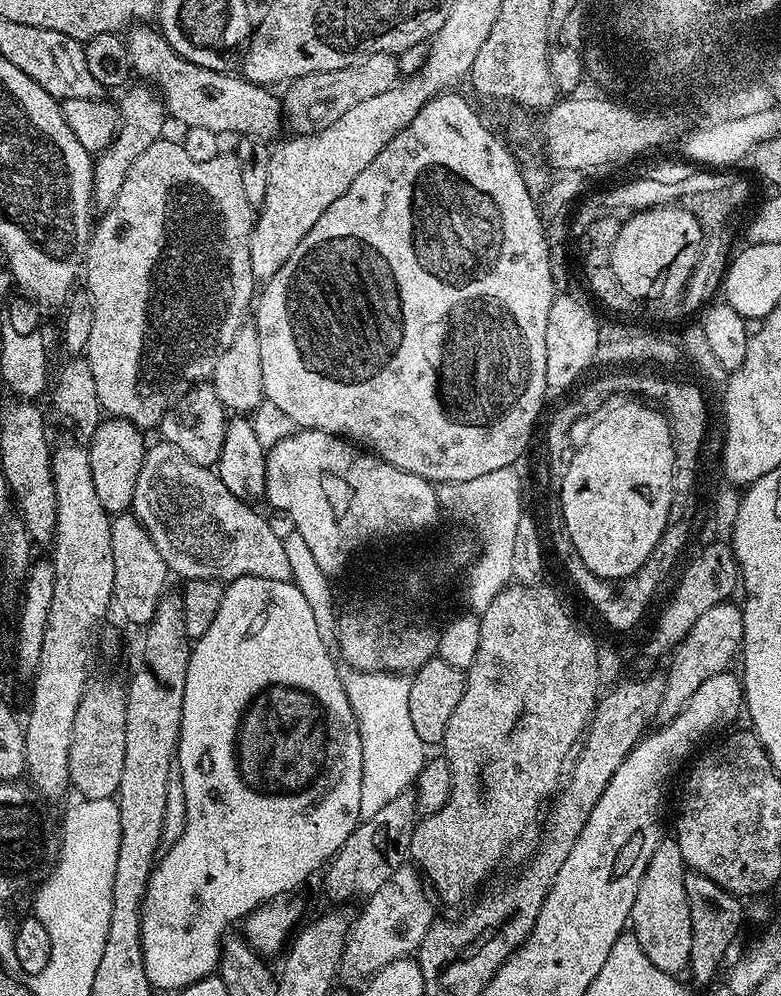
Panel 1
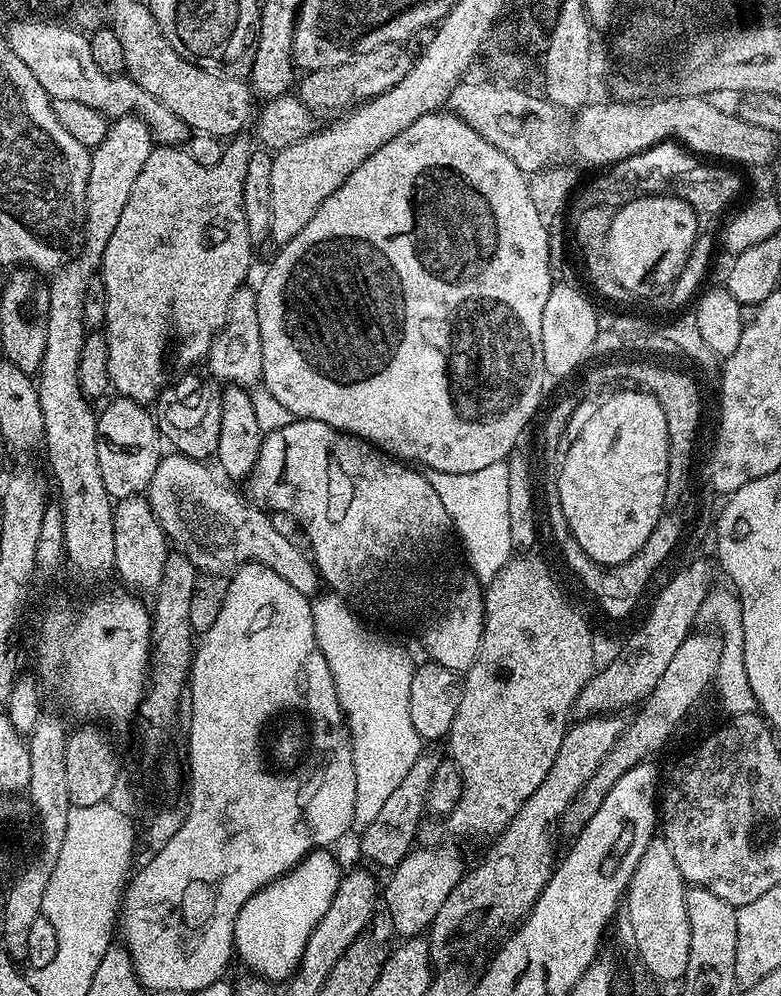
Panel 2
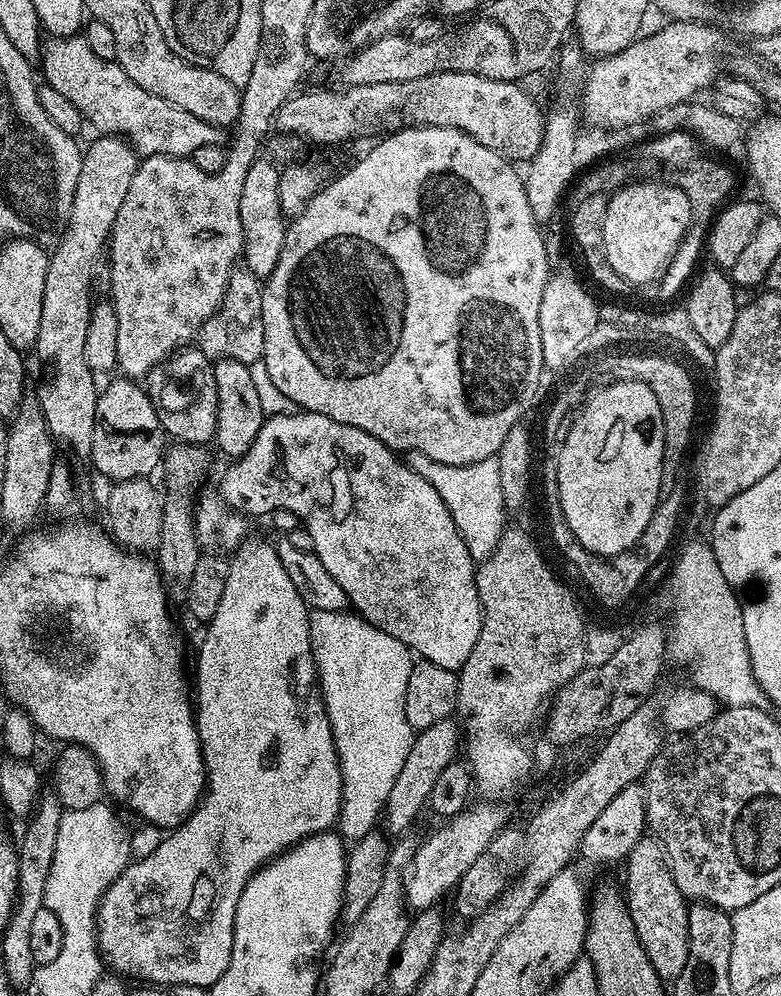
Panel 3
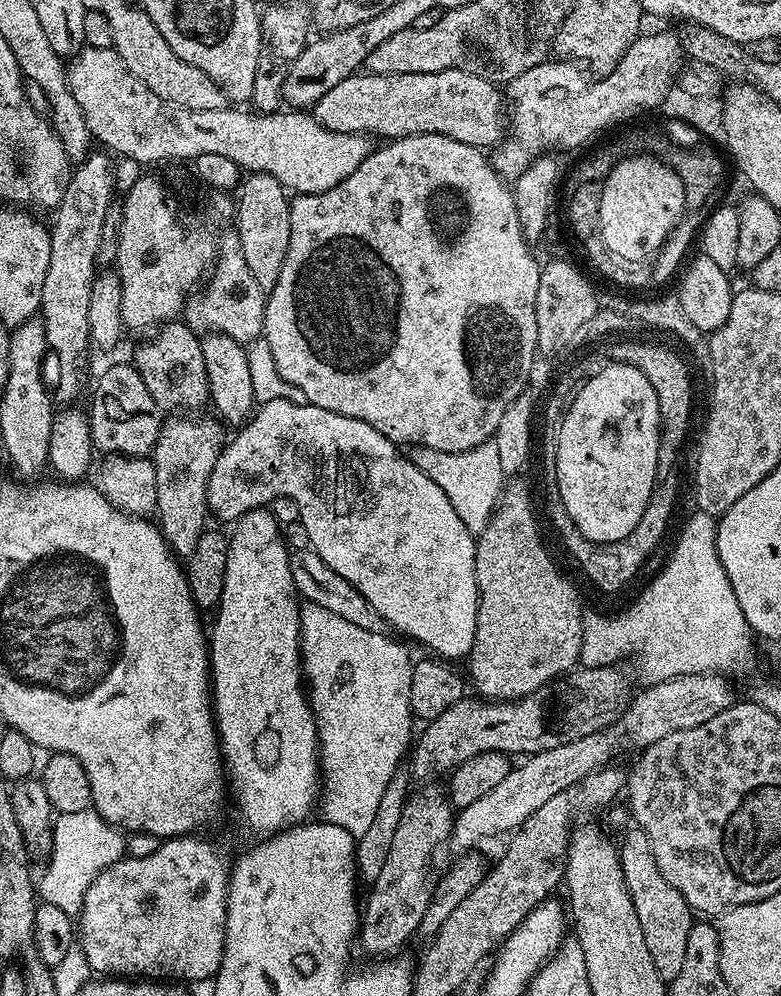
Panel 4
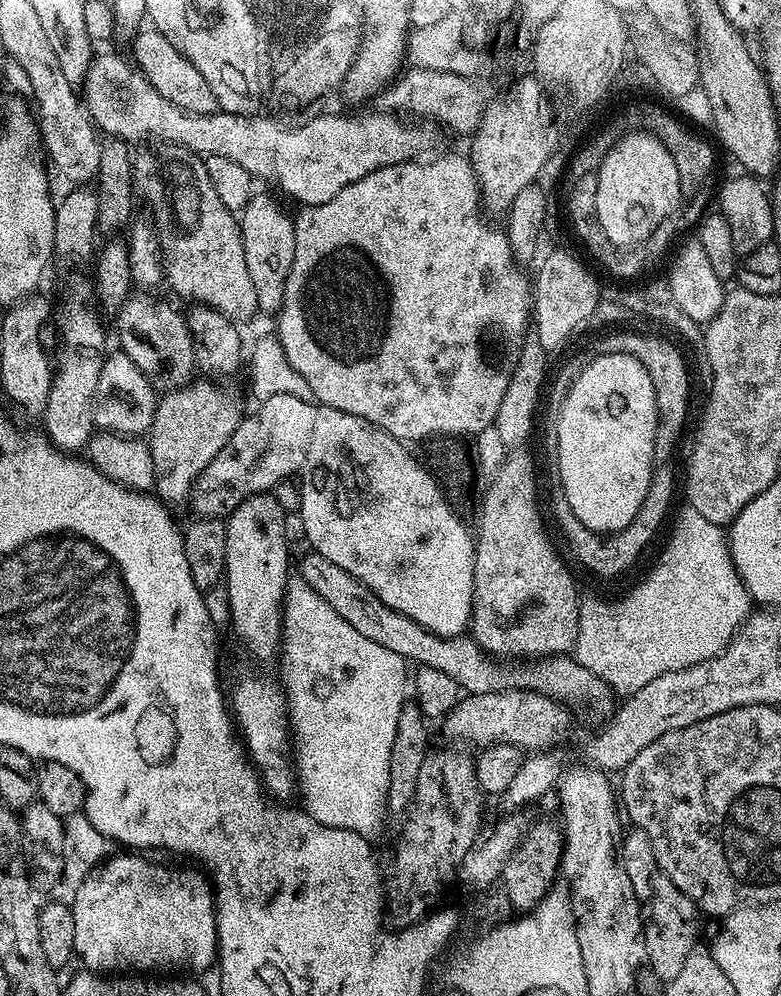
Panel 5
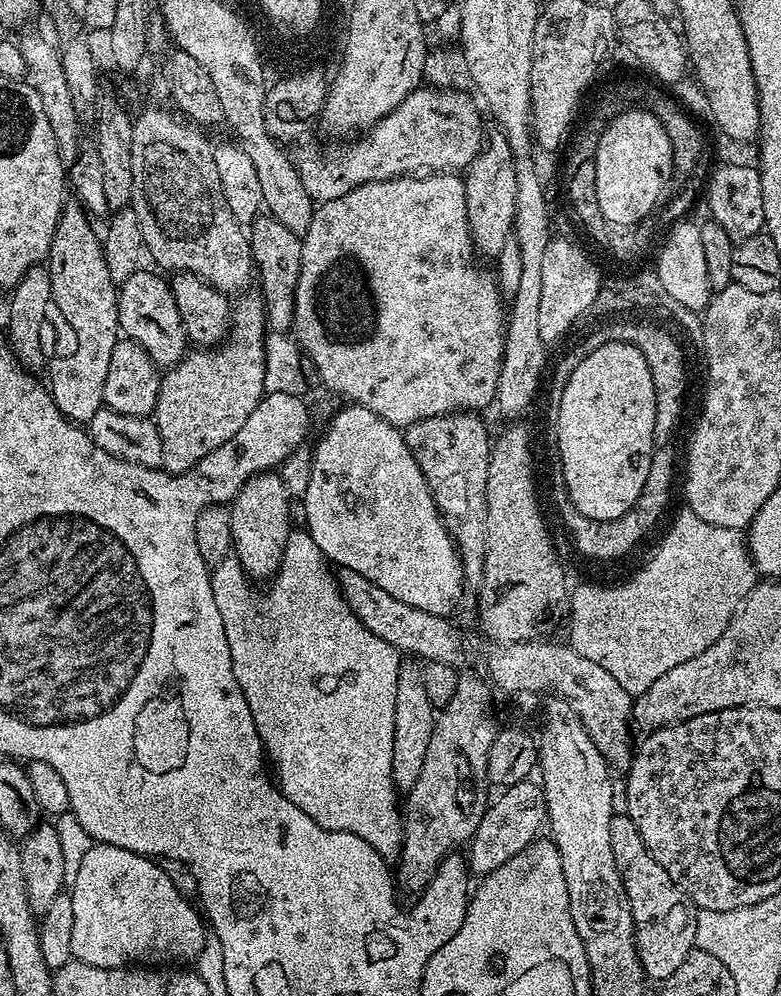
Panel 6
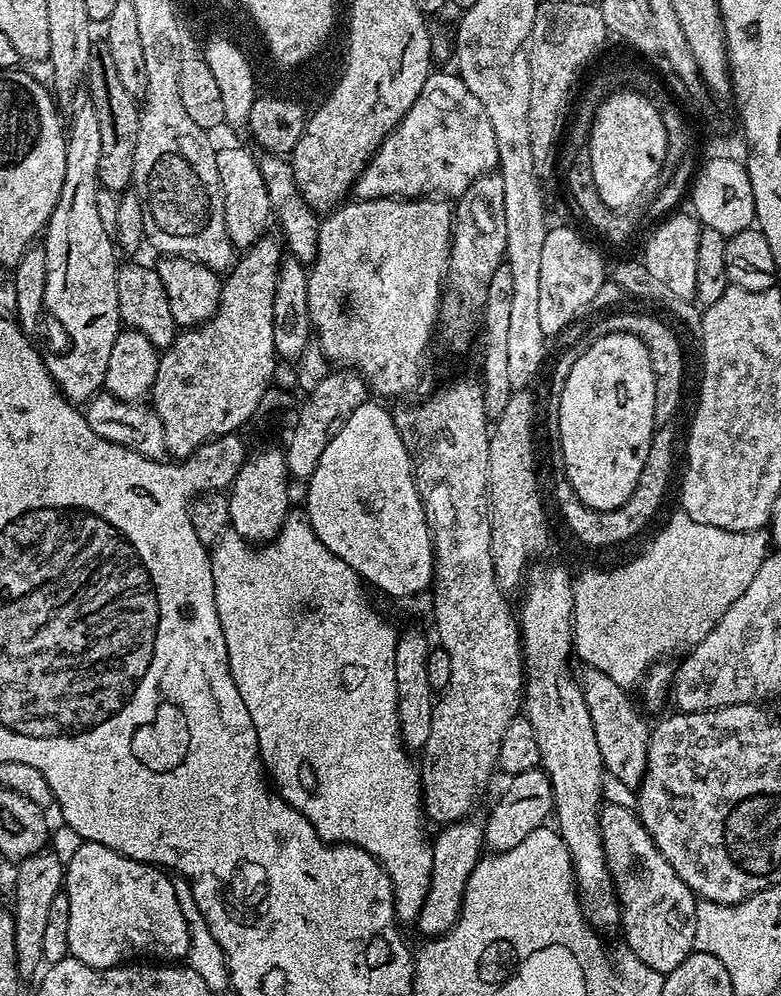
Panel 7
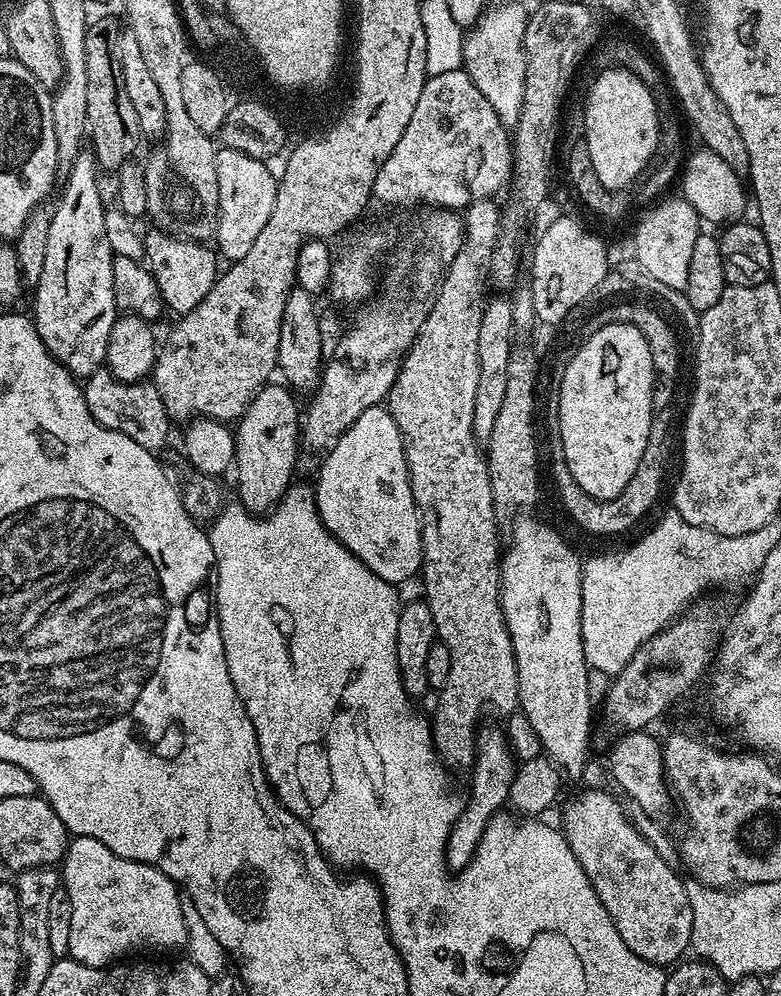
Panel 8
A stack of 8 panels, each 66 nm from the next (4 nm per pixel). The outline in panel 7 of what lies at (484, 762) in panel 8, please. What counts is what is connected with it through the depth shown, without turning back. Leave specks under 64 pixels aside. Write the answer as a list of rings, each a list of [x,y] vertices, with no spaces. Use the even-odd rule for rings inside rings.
[[[469,814],[453,824],[443,825],[439,829],[440,841],[434,844],[434,871],[428,887],[428,897],[418,917],[418,925],[428,938],[435,938],[448,932],[455,926],[460,916],[462,898],[466,890],[466,882],[470,882],[470,874],[474,874],[474,866],[482,859],[485,851],[483,815]]]

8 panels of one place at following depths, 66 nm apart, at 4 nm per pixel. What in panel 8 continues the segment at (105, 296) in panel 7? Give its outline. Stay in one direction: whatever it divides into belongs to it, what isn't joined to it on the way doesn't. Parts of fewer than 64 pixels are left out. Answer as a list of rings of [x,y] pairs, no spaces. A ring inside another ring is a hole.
[[[81,150],[74,158],[74,166],[62,180],[64,193],[60,196],[56,208],[51,209],[50,238],[46,242],[46,259],[42,265],[42,278],[34,286],[36,301],[30,309],[34,323],[42,342],[73,376],[87,378],[93,376],[104,364],[106,342],[110,342],[110,329],[118,315],[114,298],[114,255],[110,241],[106,238],[104,211],[106,202],[100,197],[100,184],[96,181],[98,165],[96,156],[90,150]]]

